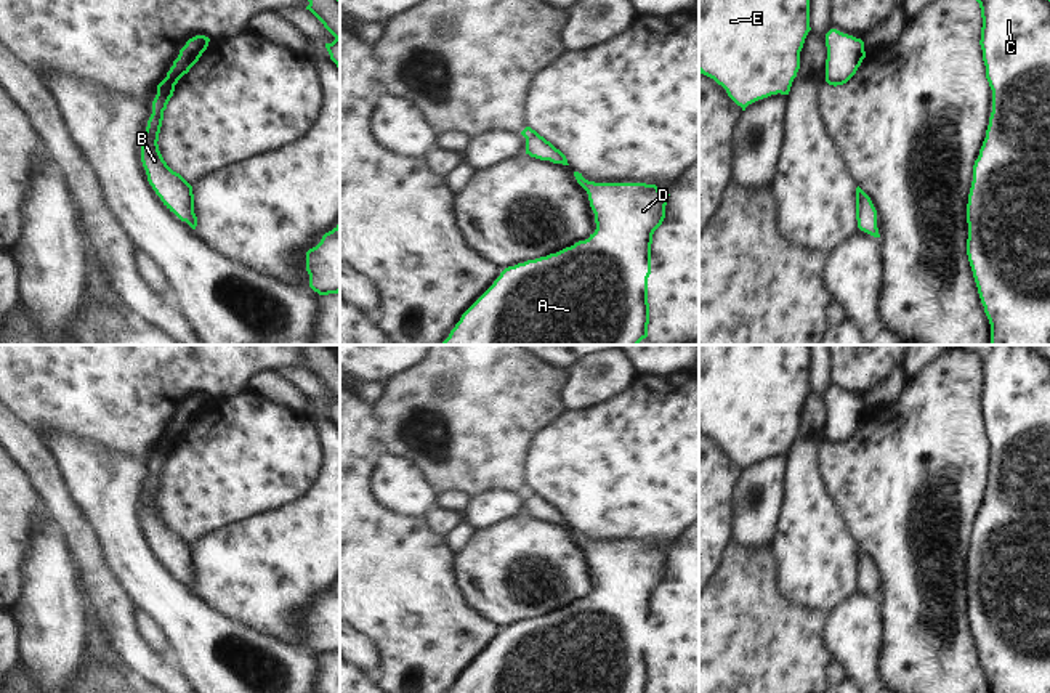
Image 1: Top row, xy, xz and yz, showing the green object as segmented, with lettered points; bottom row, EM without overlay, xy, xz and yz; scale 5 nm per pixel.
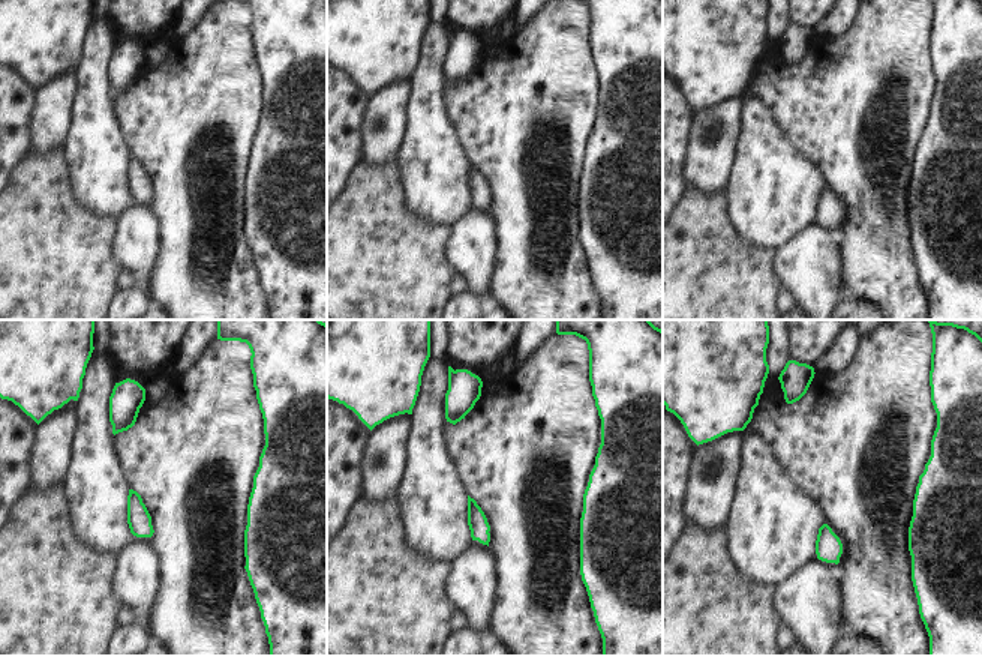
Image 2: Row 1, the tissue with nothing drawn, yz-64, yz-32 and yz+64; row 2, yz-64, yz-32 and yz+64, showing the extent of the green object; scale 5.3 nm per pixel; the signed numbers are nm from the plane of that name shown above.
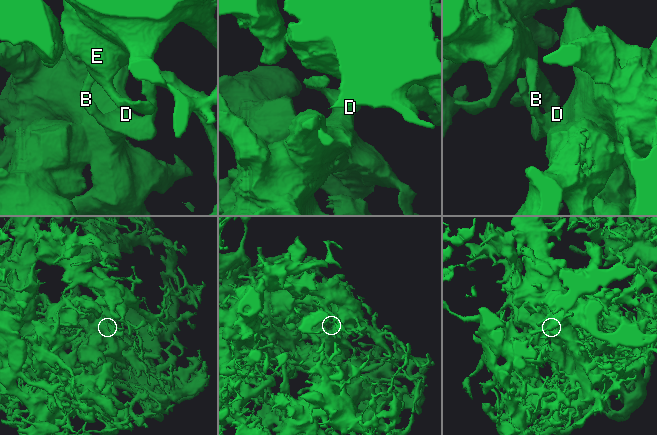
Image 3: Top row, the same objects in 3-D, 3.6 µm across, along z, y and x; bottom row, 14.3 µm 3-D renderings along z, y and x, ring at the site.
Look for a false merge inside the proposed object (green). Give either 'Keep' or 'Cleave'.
Keep.

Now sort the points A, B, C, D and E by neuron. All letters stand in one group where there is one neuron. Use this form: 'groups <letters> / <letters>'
groups A B C D E

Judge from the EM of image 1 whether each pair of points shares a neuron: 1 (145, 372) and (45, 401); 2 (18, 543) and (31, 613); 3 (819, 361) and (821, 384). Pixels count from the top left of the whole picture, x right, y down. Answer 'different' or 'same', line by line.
1: same
2: different
3: same

